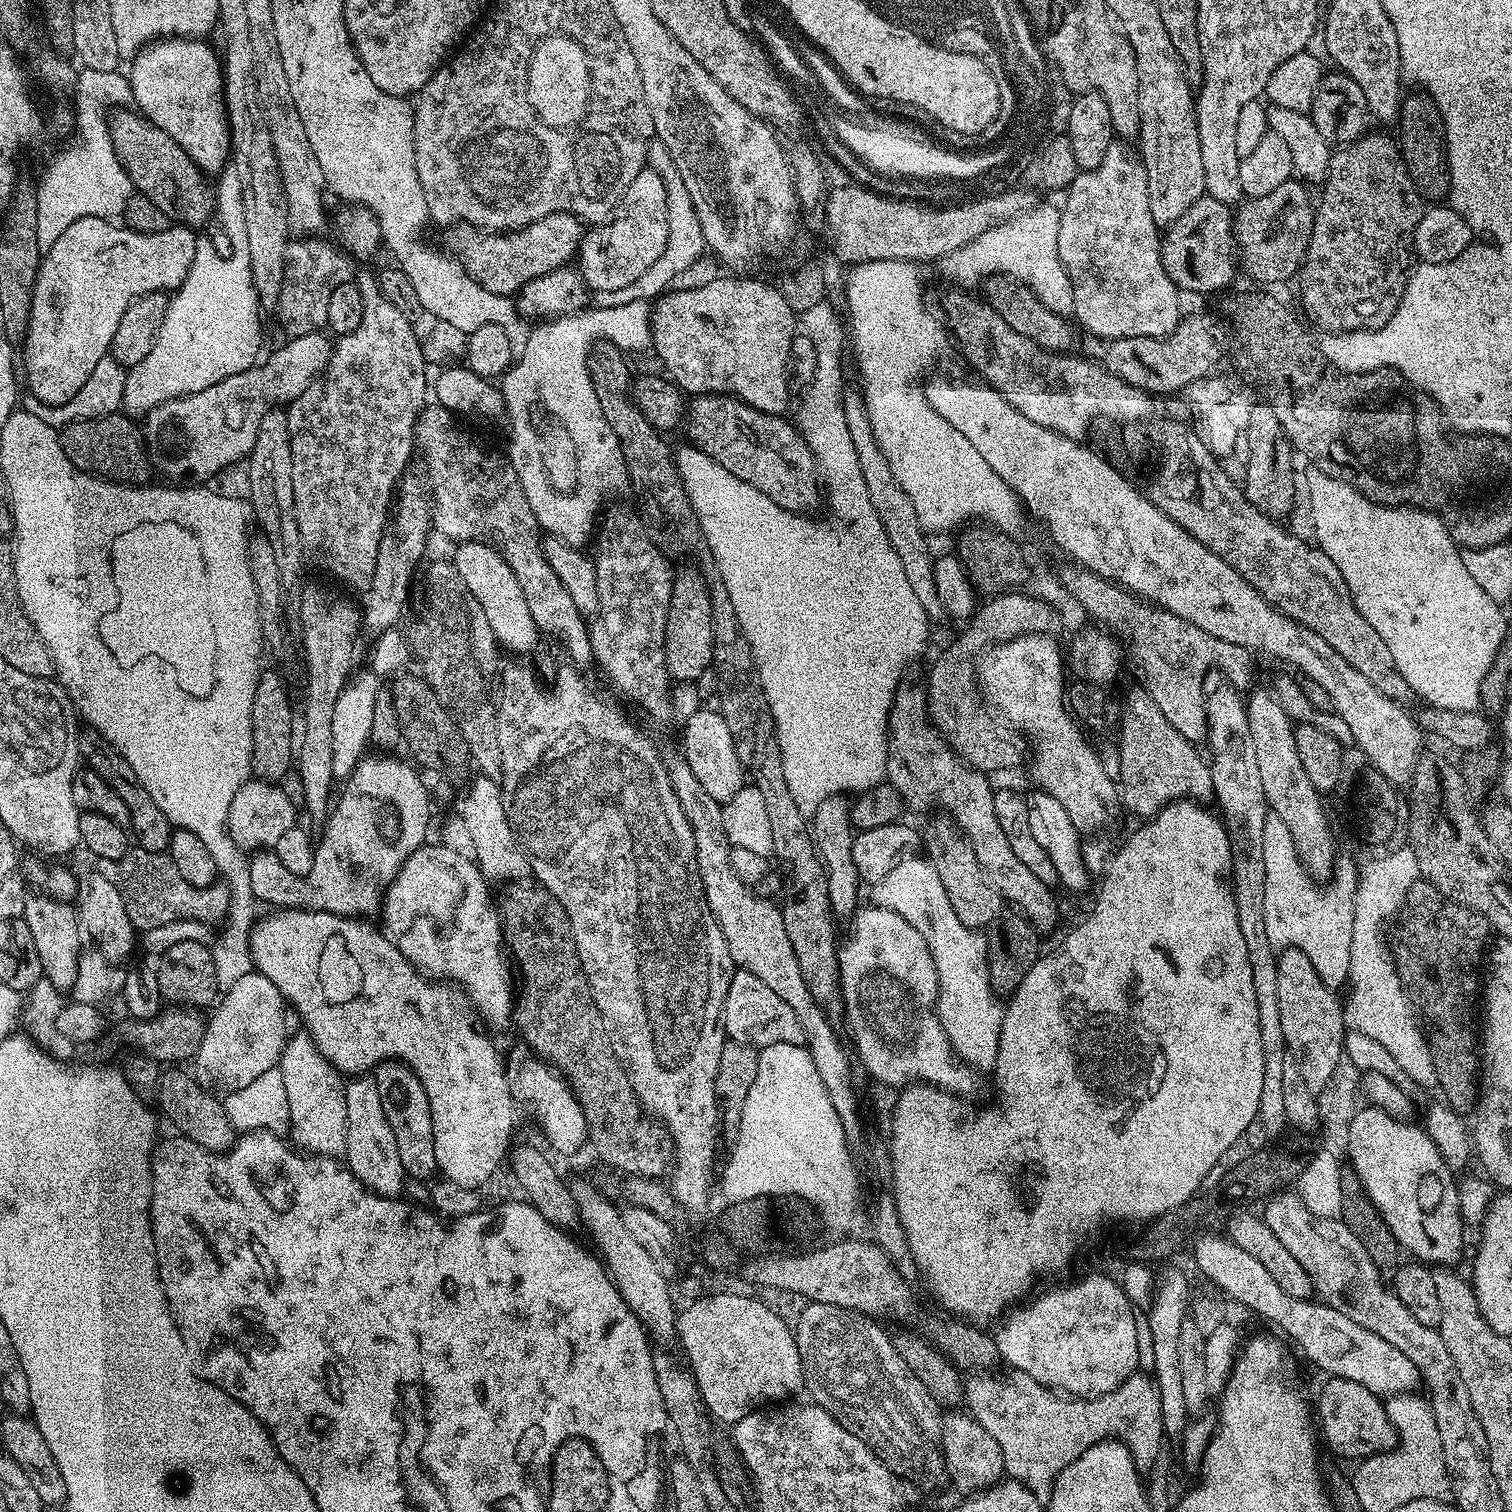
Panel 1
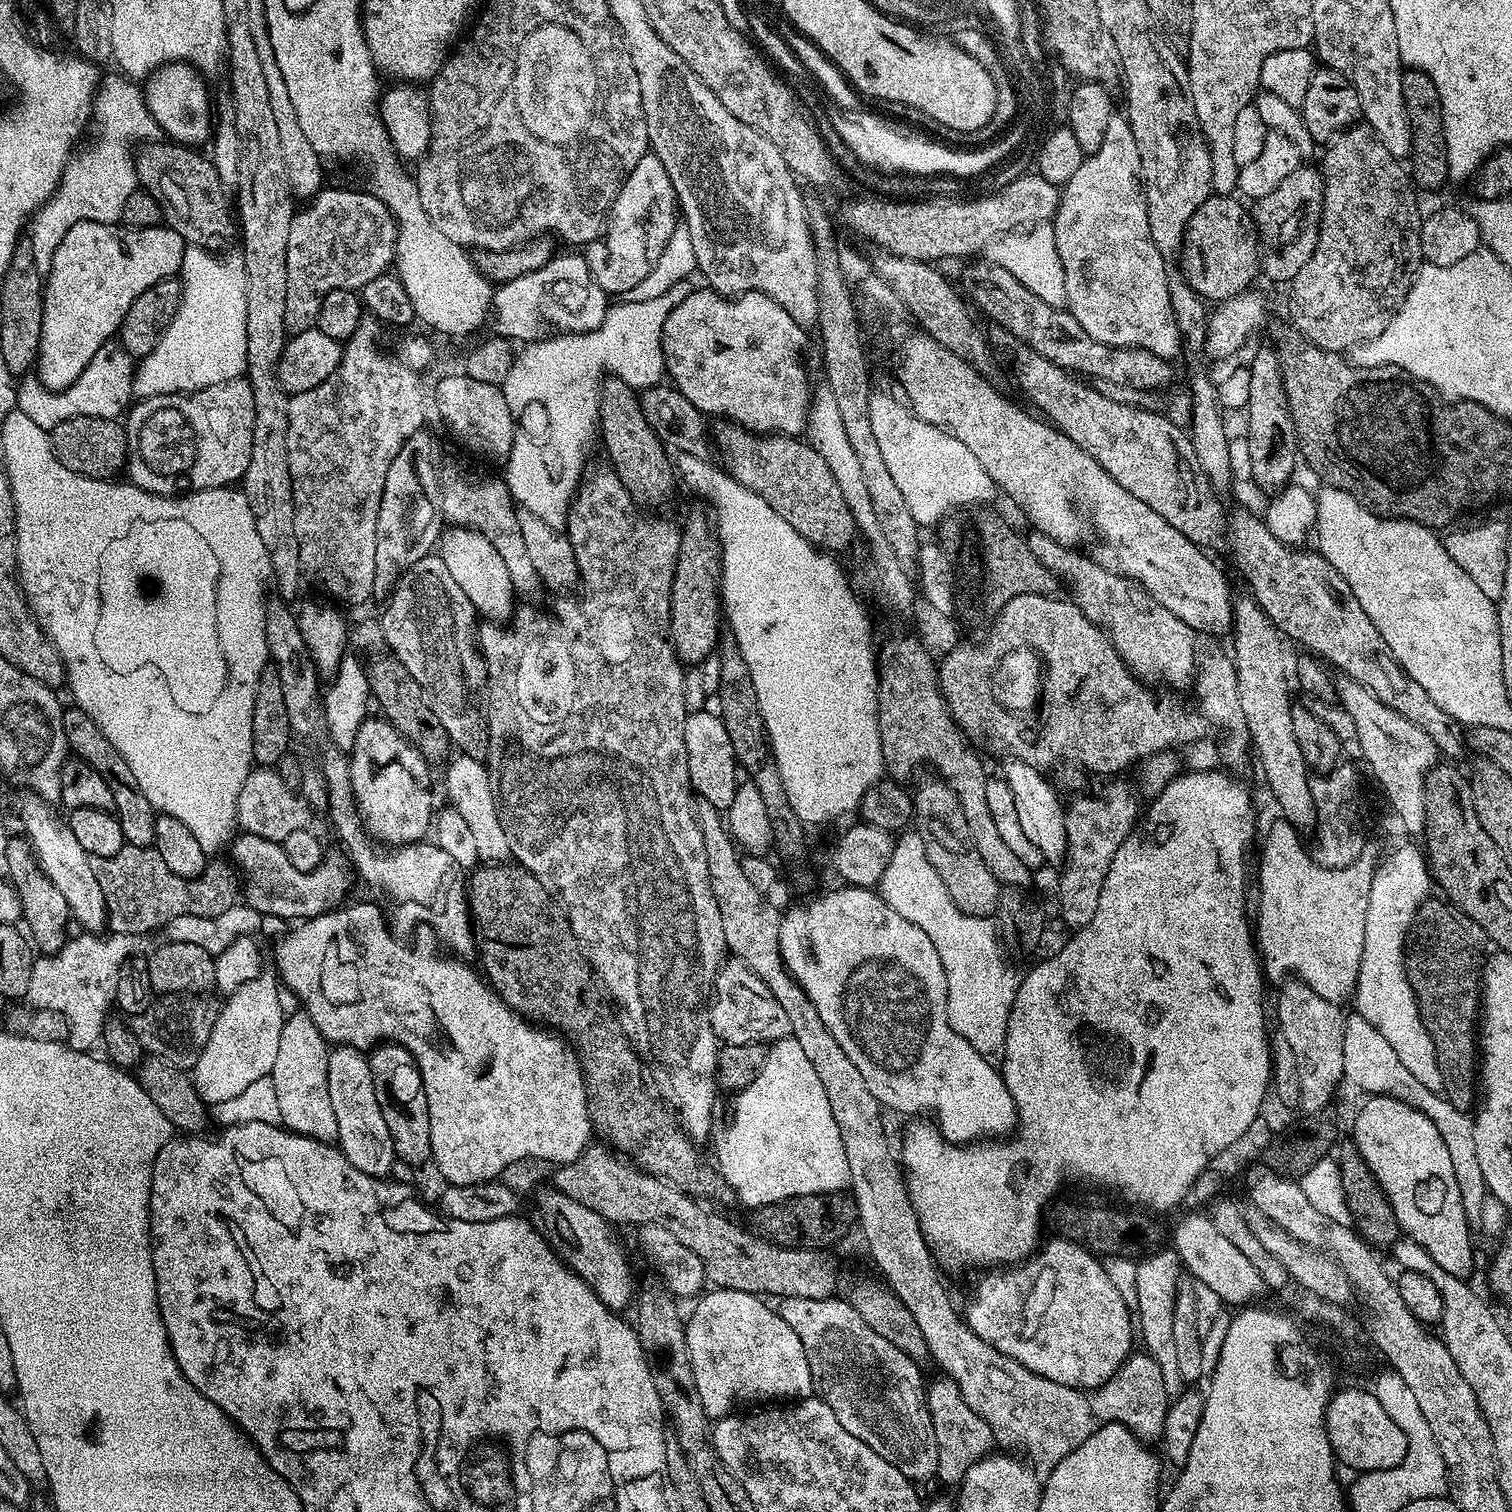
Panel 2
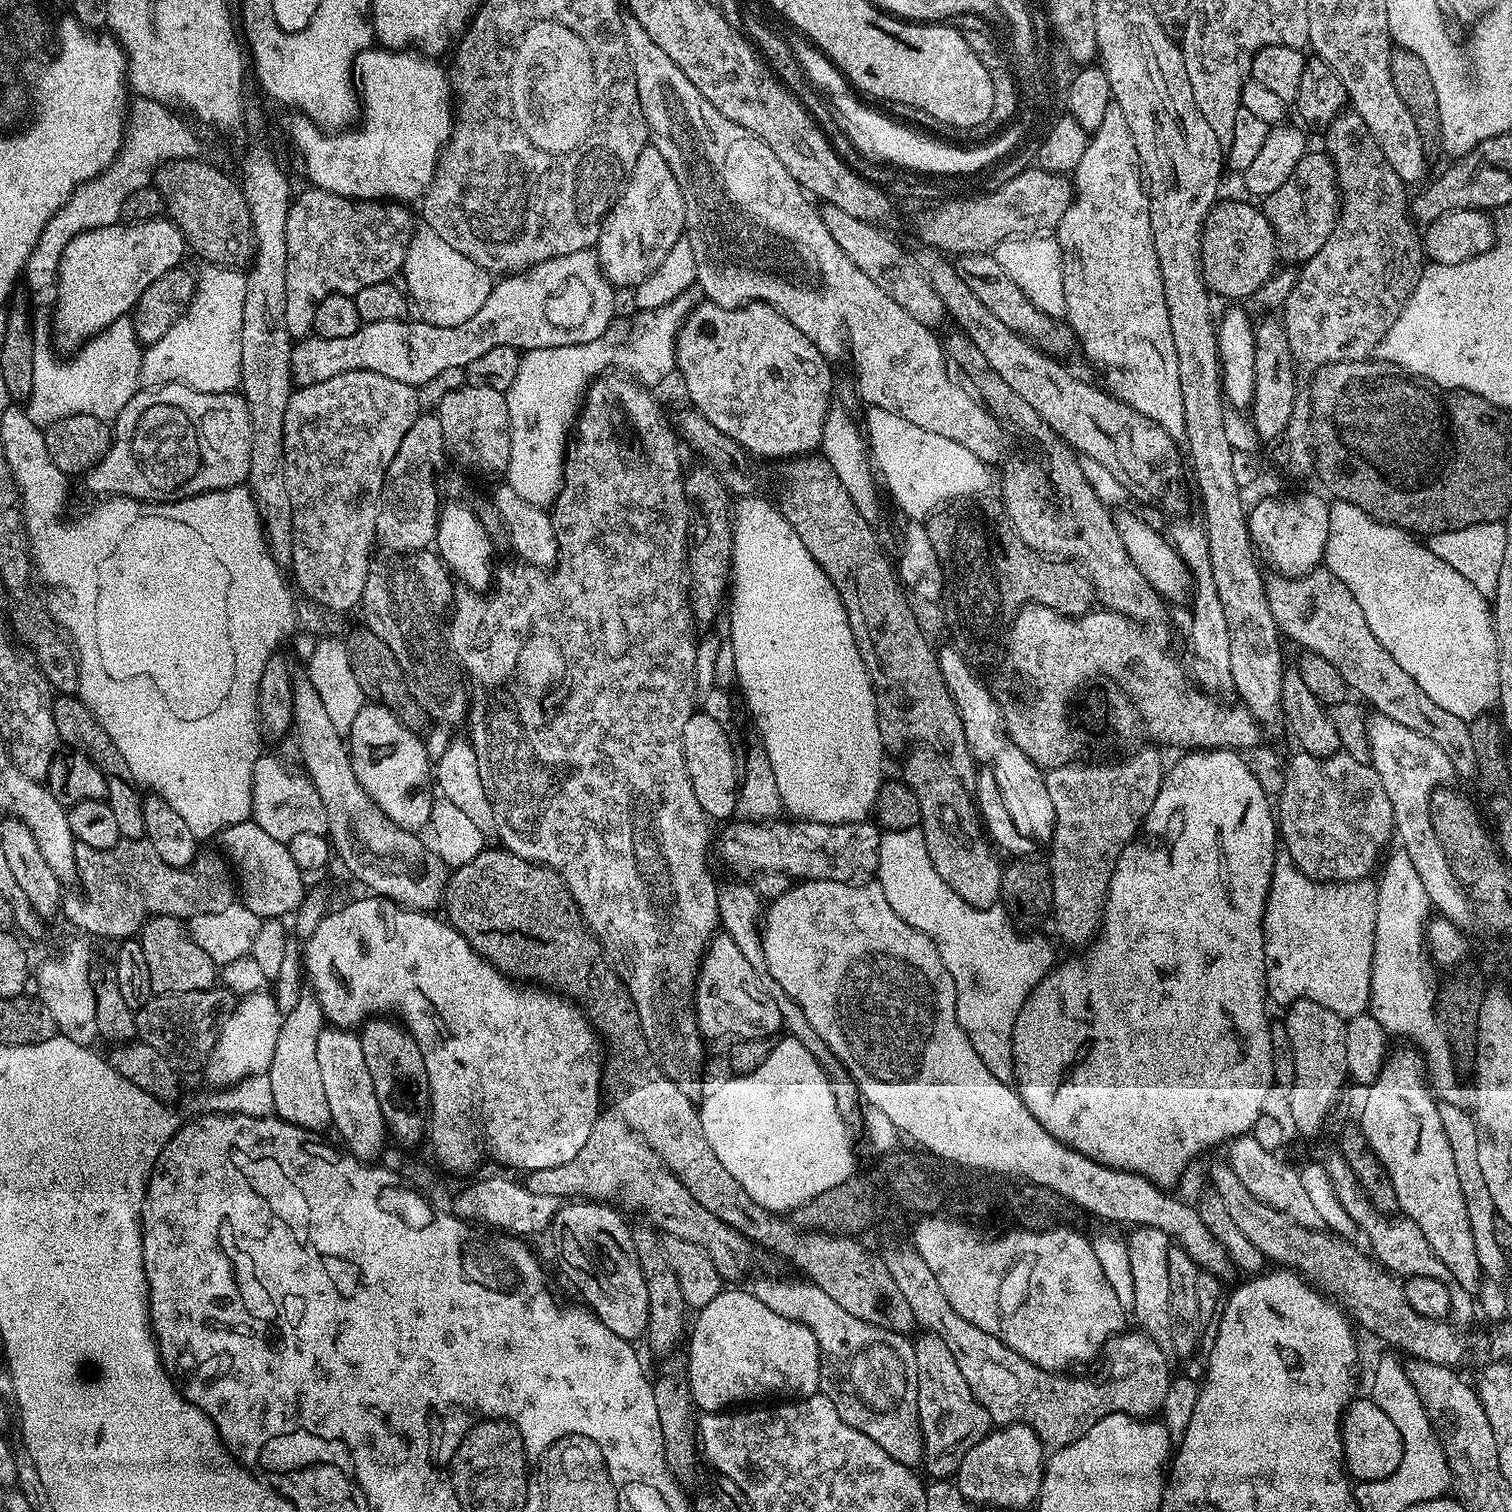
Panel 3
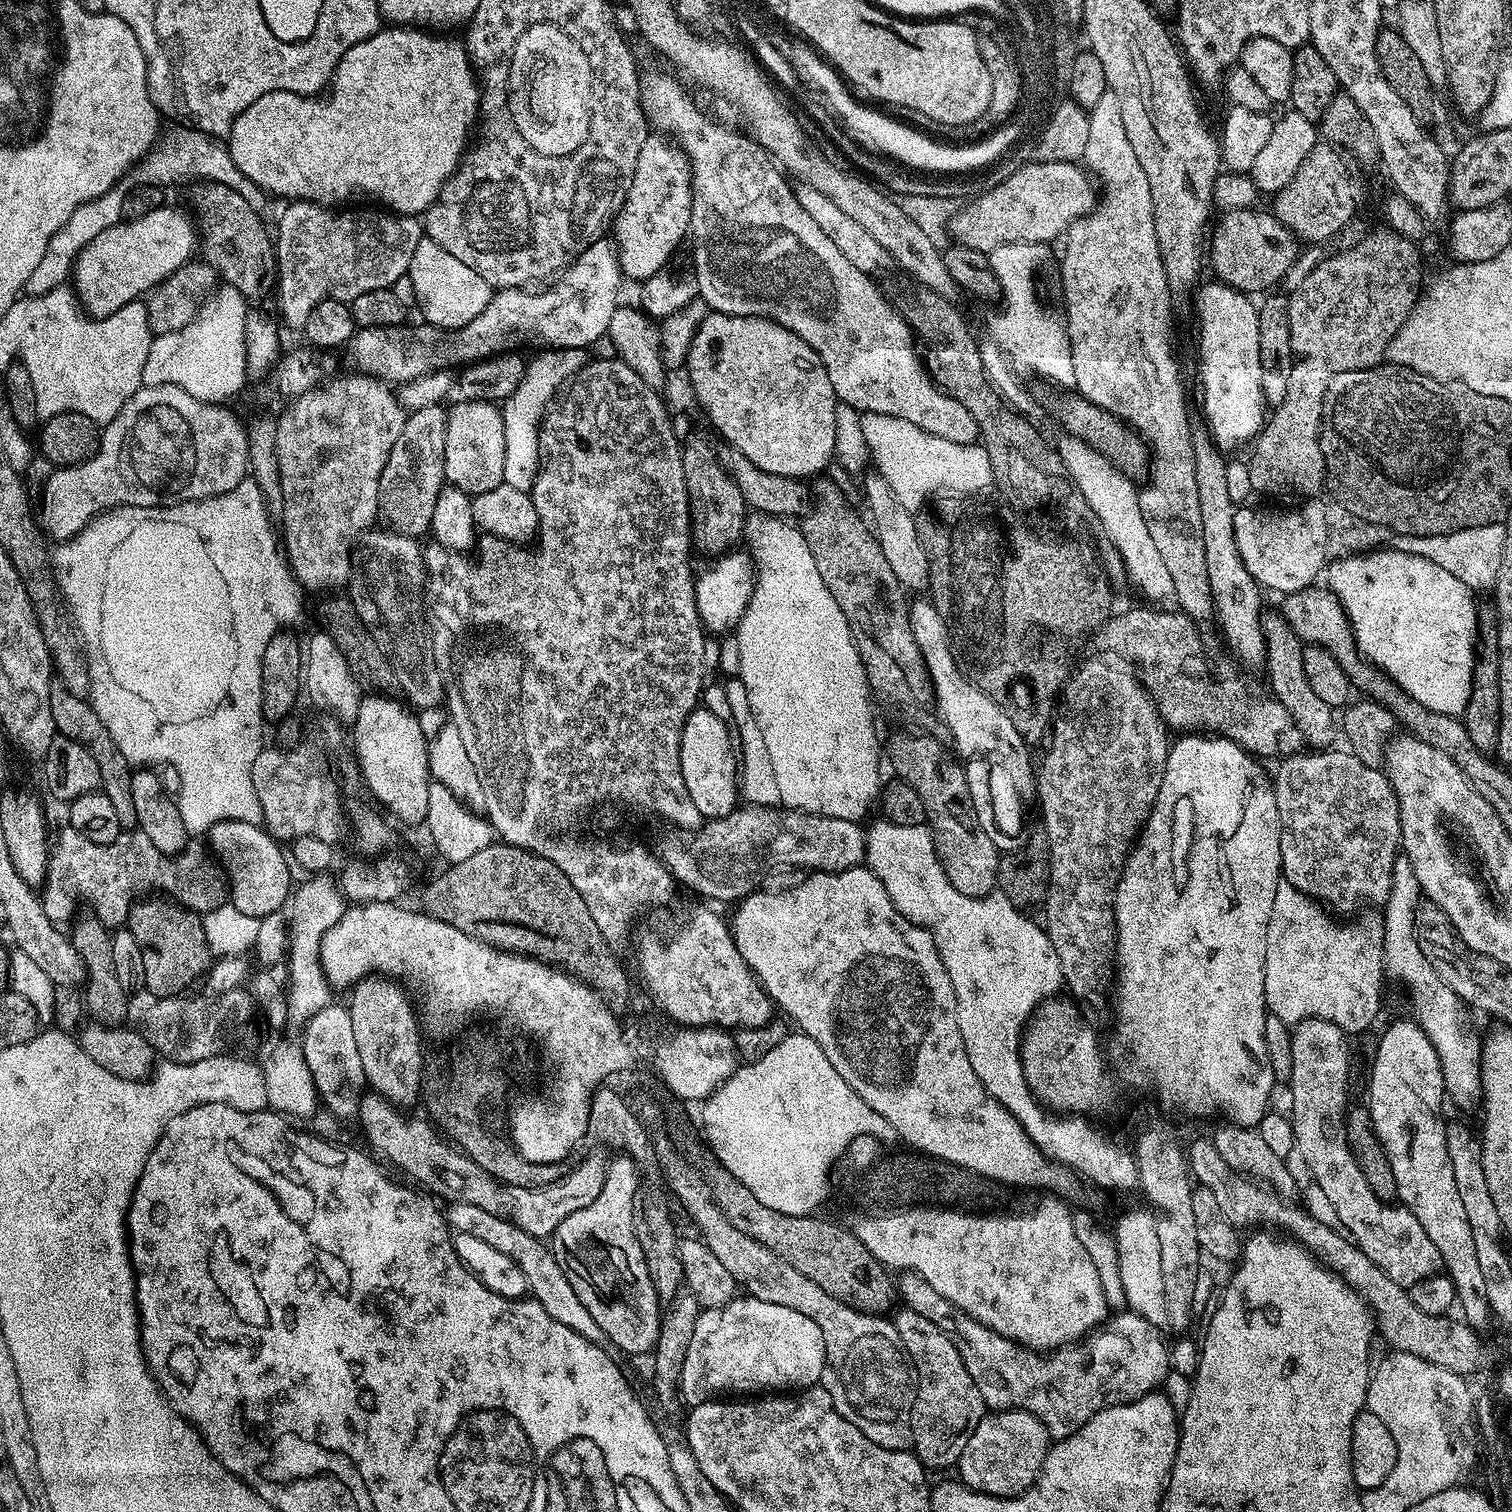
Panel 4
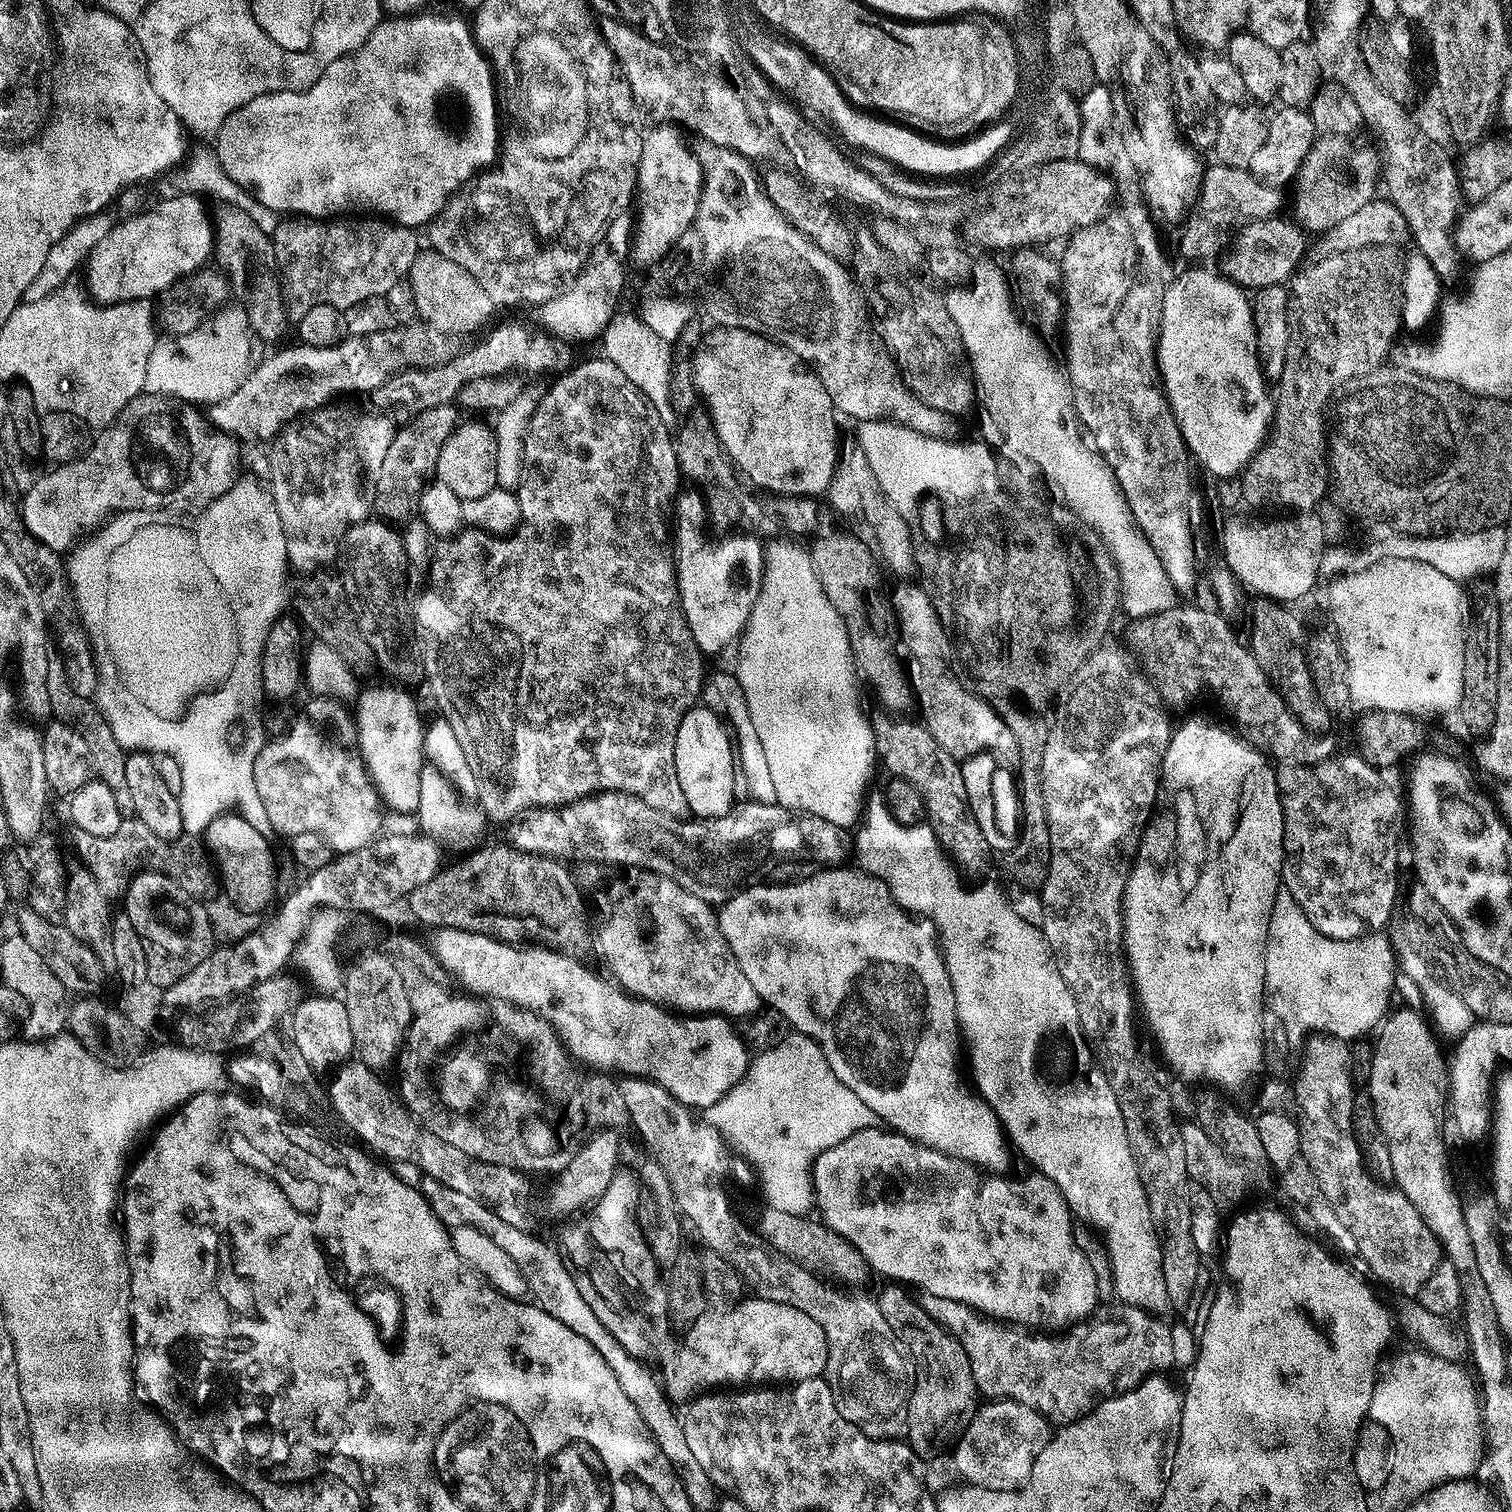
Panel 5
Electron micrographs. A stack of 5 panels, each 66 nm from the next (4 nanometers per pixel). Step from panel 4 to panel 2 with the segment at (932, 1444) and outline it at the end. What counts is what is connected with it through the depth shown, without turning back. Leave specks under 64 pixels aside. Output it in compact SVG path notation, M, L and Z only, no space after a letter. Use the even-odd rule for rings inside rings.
M941 1375L941 1380L936 1380L927 1385L926 1399L930 1410L930 1422L934 1426L934 1438L936 1439L936 1475L937 1481L941 1480L944 1484L959 1485L964 1479L966 1470L974 1466L984 1456L989 1455L994 1448L994 1437L990 1426L982 1422L970 1406L962 1398L962 1390L948 1375Z

